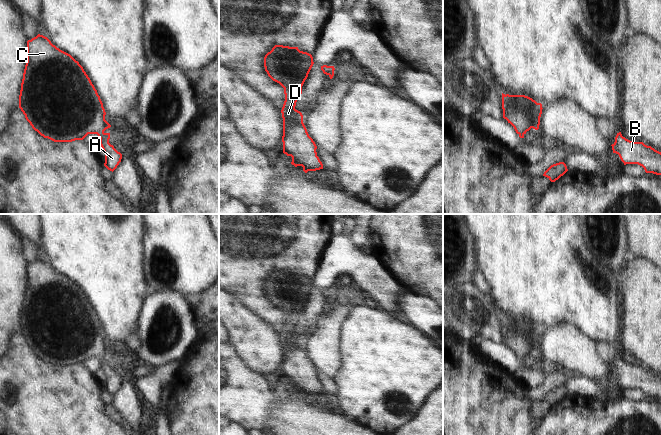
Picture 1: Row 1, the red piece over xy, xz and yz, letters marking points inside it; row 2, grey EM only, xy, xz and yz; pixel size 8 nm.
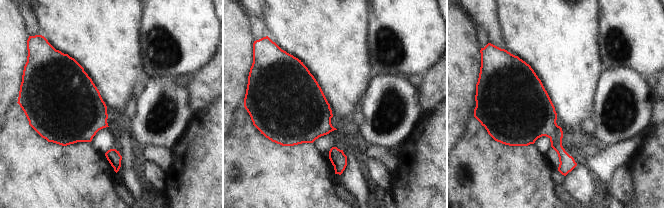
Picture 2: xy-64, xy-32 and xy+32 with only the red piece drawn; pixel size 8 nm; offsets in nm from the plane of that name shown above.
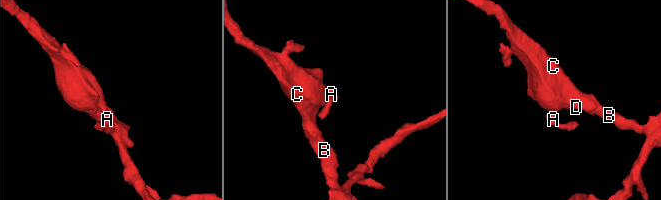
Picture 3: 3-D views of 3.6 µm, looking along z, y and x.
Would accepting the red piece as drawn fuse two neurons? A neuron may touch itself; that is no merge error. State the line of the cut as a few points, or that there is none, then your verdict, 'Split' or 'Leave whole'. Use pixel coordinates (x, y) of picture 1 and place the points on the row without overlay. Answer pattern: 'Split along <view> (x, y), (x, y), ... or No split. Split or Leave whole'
No split. Leave whole.

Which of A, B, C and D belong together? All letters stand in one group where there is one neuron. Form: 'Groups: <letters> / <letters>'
Groups: A B C D.

